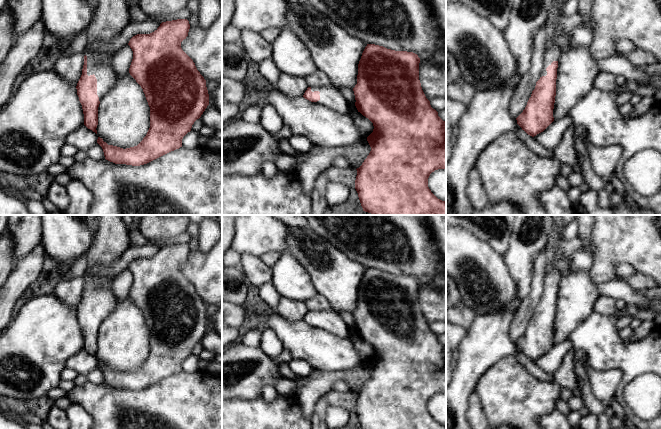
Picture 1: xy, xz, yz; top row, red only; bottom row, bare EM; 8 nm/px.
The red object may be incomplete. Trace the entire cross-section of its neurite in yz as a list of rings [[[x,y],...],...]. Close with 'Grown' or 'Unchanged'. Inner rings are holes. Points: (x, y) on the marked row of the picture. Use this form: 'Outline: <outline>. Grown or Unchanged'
Outline: [[[560,34],[550,37],[541,77],[536,82],[525,109],[516,118],[522,130],[532,137],[543,132],[554,121],[553,109],[560,48],[570,44],[573,44],[573,38]]]. Grown

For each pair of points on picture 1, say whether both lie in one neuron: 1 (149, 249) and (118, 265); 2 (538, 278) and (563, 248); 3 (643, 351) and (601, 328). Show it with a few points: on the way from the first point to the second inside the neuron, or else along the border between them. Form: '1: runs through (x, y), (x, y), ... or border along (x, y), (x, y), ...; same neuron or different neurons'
1: runs through (141, 252), (132, 252), (126, 258); same neuron
2: border along (549, 249), (550, 260); different neurons
3: runs through (631, 351), (618, 351), (607, 340); same neuron

